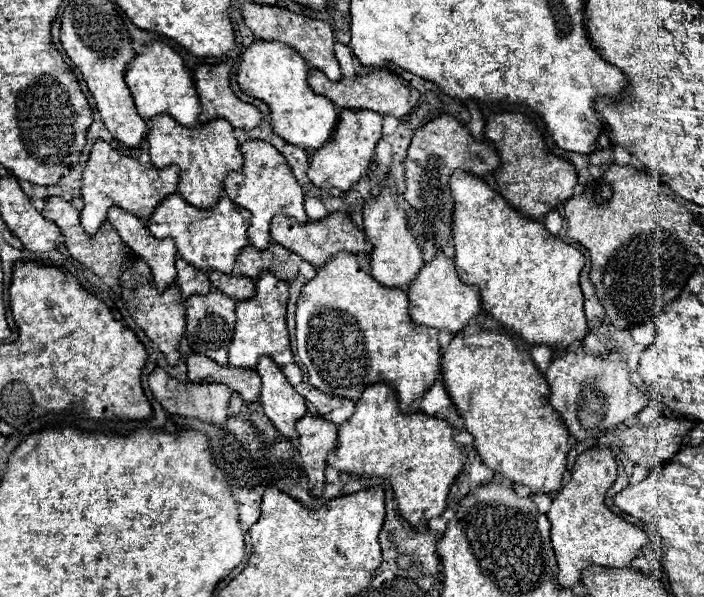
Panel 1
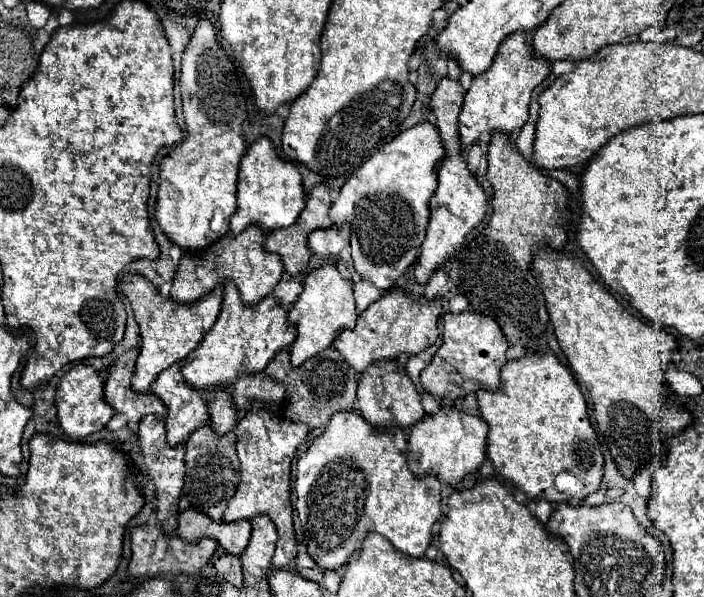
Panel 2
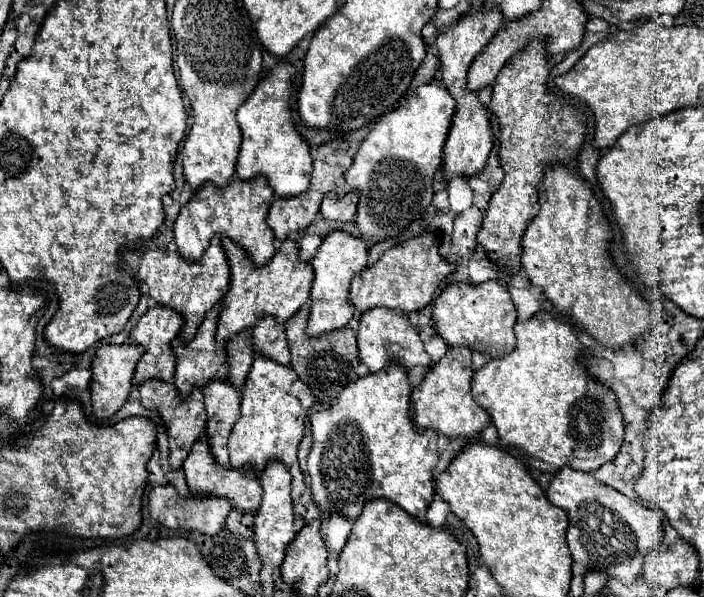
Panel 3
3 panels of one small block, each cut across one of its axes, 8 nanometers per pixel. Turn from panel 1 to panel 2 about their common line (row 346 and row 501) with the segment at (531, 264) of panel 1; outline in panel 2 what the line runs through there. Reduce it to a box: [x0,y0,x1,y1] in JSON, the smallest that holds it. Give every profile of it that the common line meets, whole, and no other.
[478,350,604,503]

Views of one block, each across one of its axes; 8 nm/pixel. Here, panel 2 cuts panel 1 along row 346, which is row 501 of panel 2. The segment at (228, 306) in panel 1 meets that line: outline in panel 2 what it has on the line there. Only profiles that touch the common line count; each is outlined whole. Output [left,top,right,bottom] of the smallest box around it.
[184,424,240,522]

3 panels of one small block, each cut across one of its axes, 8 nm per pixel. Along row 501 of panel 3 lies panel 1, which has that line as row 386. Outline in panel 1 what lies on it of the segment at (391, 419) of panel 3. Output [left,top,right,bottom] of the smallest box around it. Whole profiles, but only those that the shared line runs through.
[296,252,442,414]

